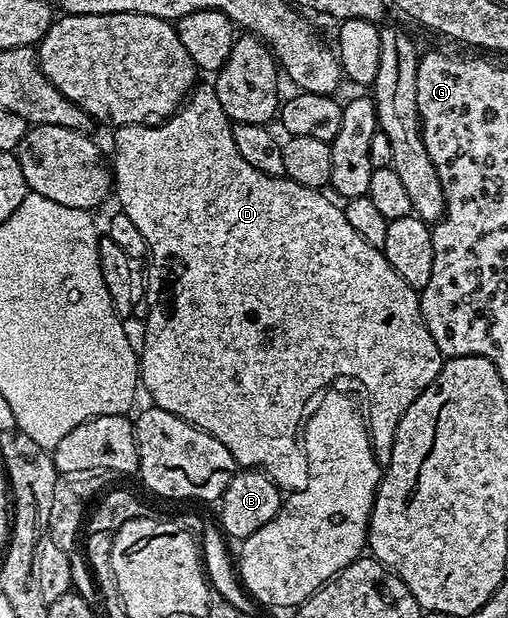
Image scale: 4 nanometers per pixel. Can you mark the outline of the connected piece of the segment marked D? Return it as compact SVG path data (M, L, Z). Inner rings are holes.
M198 85L192 91L191 97L178 109L177 113L158 121L156 124L142 124L139 126L118 126L113 138L113 150L117 155L114 156L113 162L111 158L111 182L115 187L115 198L121 201L119 206L120 213L131 216L135 228L139 228L139 232L143 232L143 240L147 247L148 257L153 257L153 275L150 276L149 282L153 285L153 303L149 306L149 315L145 318L145 335L142 336L141 342L139 338L139 378L143 383L143 390L150 394L152 405L163 408L167 412L171 412L175 416L179 416L183 420L190 422L192 426L199 427L203 432L207 432L211 436L215 436L215 440L219 440L219 444L223 444L227 448L227 452L231 452L231 456L236 460L238 467L256 468L269 475L278 488L285 492L294 490L302 490L307 488L307 480L309 479L309 469L307 468L307 456L303 449L302 443L299 441L299 435L303 430L303 419L306 417L307 409L305 405L309 402L312 394L320 395L326 388L332 384L336 378L358 378L365 385L365 390L369 393L369 414L367 410L367 425L371 431L373 440L373 453L377 455L378 462L388 464L391 460L391 452L395 444L395 436L397 435L397 425L402 416L407 412L407 408L411 408L413 401L435 380L435 376L440 372L443 365L443 355L439 347L435 344L435 340L431 336L431 332L427 328L427 324L421 315L421 300L418 291L408 286L399 276L399 272L395 272L395 268L391 268L391 264L385 259L384 253L374 243L367 241L363 236L359 236L359 232L355 232L355 228L351 226L347 220L344 209L340 205L336 206L331 199L325 195L320 189L305 187L301 183L297 183L295 179L286 176L274 176L265 174L259 168L255 168L251 164L247 164L247 160L243 160L243 156L239 156L239 148L235 148L235 140L233 139L233 123L229 121L228 116L223 112L223 104L219 104L217 93L214 92L212 85Z

